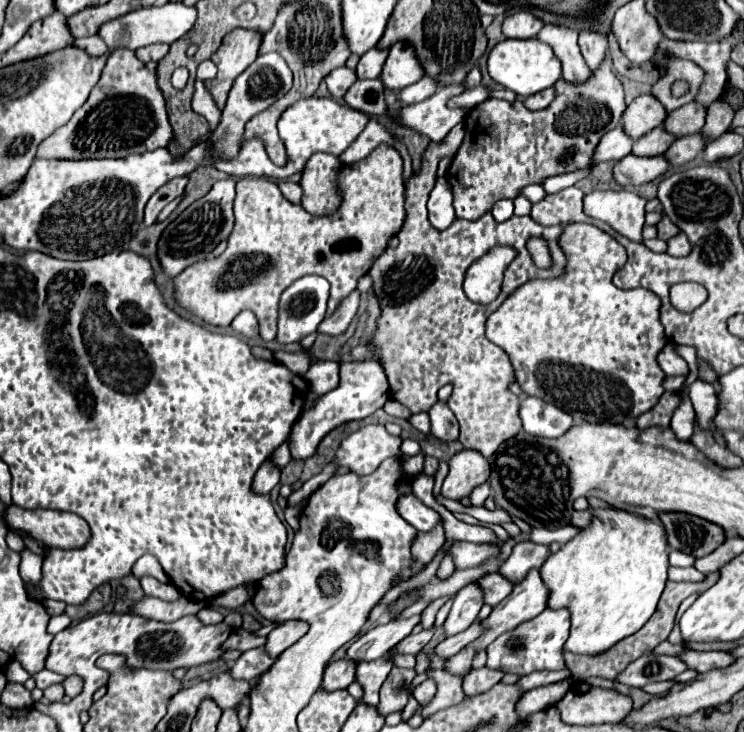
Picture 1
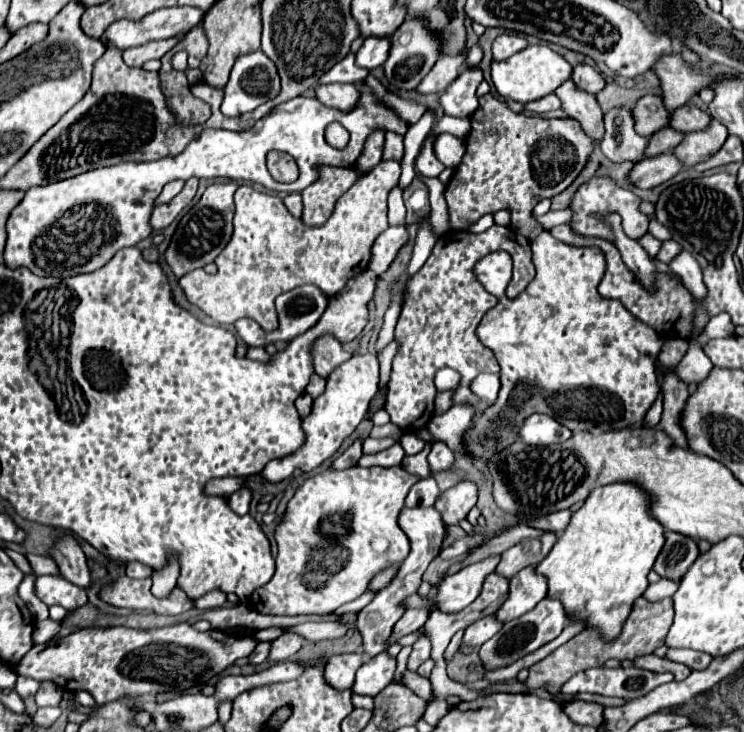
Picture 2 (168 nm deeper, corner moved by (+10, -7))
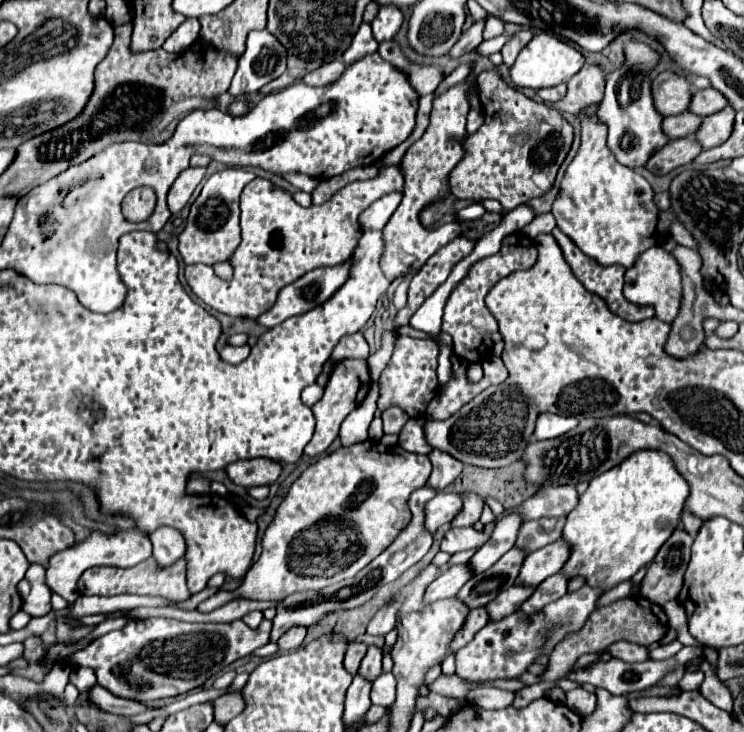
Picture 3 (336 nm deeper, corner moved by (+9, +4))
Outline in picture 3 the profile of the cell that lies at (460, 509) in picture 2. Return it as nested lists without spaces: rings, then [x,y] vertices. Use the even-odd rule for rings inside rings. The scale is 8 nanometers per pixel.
[[[461,492],[459,496],[463,496],[463,508],[461,508],[459,516],[455,516],[455,520],[451,520],[451,526],[473,526],[481,516],[483,500],[475,492]]]

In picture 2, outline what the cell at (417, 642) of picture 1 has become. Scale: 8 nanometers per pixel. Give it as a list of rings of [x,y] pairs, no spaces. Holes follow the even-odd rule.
[[[388,653],[378,655],[378,659],[366,661],[358,669],[358,677],[354,681],[352,691],[358,695],[370,695],[370,697],[378,695],[386,687],[386,683],[392,681],[394,669],[396,669],[396,659],[388,657]]]

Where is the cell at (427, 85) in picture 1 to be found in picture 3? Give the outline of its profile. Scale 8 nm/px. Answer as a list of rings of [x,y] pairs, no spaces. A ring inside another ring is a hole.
[[[485,20],[475,22],[467,32],[463,32],[461,38],[457,40],[457,44],[449,50],[449,56],[451,56],[451,58],[459,58],[459,56],[463,56],[463,54],[475,50],[475,48],[481,44],[481,40],[483,40],[483,38],[481,38],[483,24],[485,24]]]

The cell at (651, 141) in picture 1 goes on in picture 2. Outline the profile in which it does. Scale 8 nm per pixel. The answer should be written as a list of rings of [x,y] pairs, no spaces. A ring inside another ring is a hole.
[[[664,127],[664,129],[660,129],[658,133],[654,133],[650,137],[646,155],[654,157],[654,155],[660,155],[660,153],[670,153],[680,145],[682,139],[684,139],[684,133],[672,129],[672,127]]]

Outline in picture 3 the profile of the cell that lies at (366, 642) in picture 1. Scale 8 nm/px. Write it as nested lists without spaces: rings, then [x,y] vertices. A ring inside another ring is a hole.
[[[465,564],[461,566],[453,566],[449,568],[445,574],[441,574],[437,580],[433,580],[423,596],[425,604],[433,604],[435,600],[445,600],[445,598],[453,598],[459,588],[471,578],[471,572]]]

